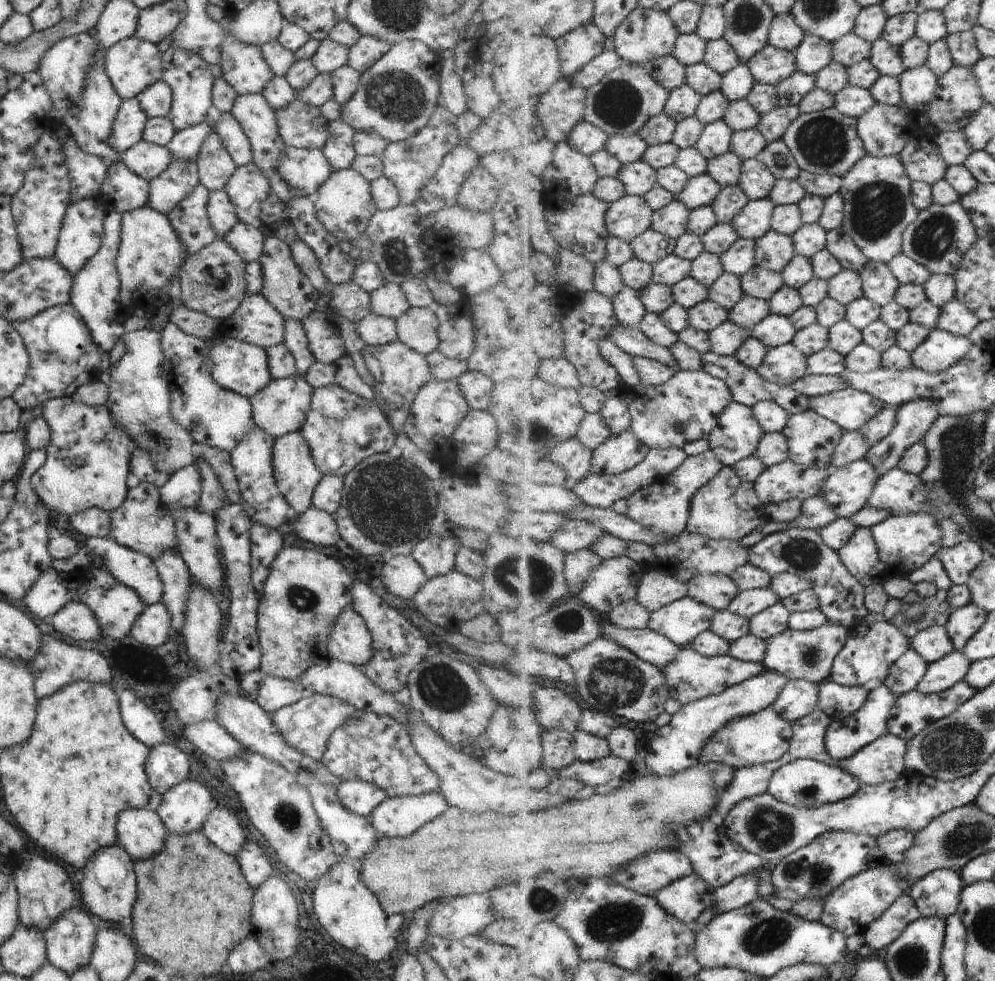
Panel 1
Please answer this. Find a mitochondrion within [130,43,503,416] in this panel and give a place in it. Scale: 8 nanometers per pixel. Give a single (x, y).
(394, 94)

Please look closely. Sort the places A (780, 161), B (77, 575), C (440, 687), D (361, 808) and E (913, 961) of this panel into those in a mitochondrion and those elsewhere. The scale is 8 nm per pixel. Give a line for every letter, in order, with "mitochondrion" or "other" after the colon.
A: mitochondrion
B: other
C: mitochondrion
D: other
E: mitochondrion

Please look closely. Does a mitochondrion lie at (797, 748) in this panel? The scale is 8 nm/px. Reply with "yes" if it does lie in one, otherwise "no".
no

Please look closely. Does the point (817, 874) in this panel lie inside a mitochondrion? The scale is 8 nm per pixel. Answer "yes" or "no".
yes

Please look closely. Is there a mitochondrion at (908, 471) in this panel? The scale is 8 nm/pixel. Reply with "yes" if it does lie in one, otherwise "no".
no

